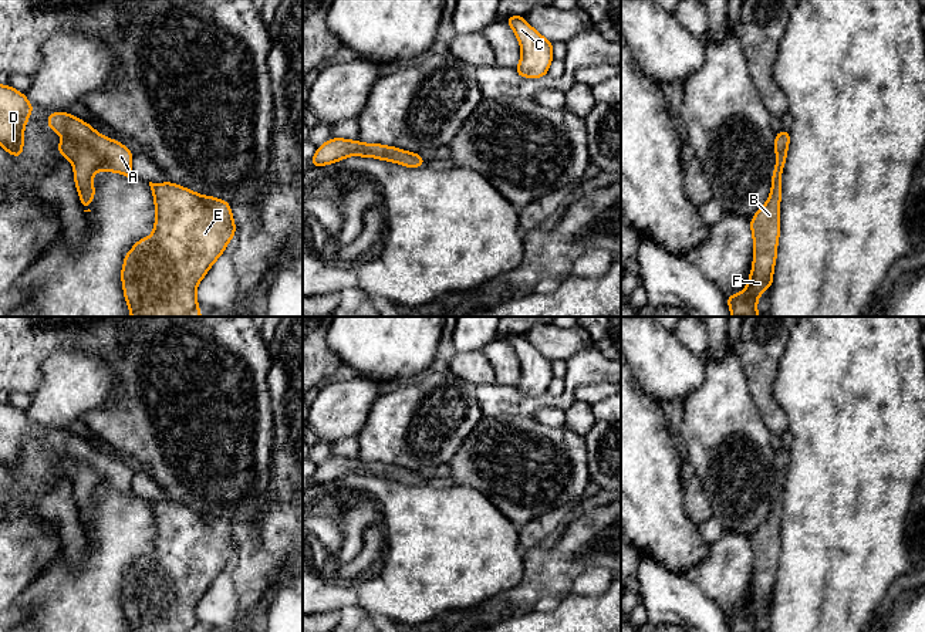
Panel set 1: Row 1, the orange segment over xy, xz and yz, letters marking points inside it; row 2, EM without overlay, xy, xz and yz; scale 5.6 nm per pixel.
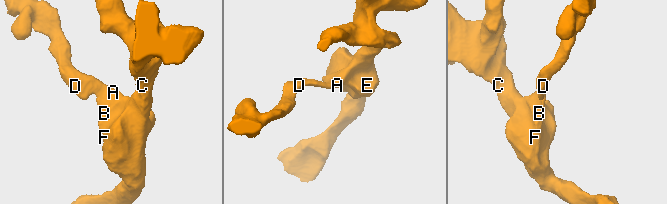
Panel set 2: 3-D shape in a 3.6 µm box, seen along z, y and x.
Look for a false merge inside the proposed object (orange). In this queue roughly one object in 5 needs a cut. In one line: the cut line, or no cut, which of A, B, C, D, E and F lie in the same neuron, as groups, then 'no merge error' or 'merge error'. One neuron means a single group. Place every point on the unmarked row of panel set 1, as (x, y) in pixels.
no cut; A B C D E F; no merge error

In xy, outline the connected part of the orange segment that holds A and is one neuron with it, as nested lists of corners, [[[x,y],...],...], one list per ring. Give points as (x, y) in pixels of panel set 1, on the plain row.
[[[51,430],[47,443],[50,449],[61,452],[57,469],[72,481],[74,501],[84,530],[91,530],[88,525],[97,510],[92,504],[97,489],[136,496],[132,490],[134,472],[124,462],[101,453],[70,430]]]

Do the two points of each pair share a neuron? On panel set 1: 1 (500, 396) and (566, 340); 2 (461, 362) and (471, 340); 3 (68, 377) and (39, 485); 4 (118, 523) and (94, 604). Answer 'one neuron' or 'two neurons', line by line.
1: two neurons
2: two neurons
3: one neuron
4: one neuron

